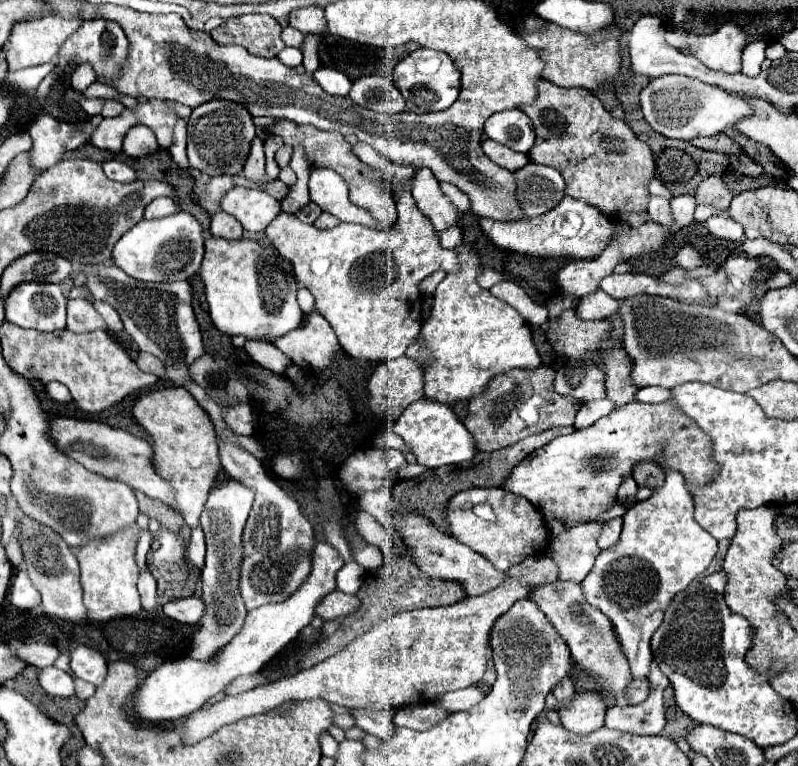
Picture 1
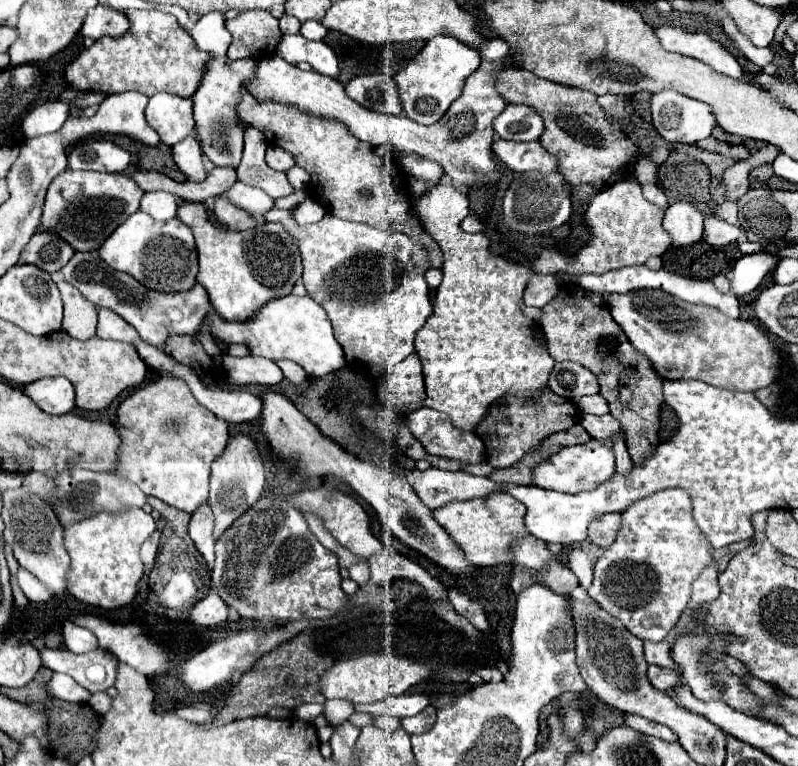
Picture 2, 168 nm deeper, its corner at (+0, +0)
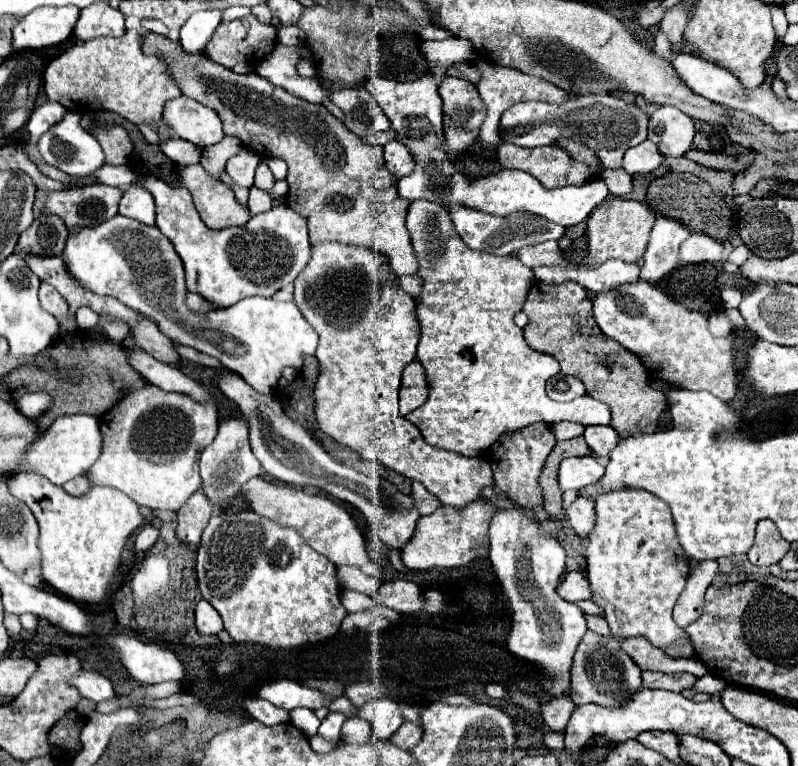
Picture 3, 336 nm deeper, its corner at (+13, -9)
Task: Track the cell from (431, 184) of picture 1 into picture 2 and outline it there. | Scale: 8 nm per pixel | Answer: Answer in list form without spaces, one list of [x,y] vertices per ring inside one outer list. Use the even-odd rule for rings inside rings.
[[[401,154],[399,162],[401,162],[401,166],[403,166],[411,176],[431,182],[429,190],[433,190],[435,184],[437,184],[437,182],[441,180],[441,176],[443,176],[441,164],[431,162],[431,160],[425,160],[425,158],[417,156],[417,154]]]

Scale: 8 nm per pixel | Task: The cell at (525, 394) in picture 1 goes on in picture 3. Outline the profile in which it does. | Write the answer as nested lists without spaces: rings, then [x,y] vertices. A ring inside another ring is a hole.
[[[532,423],[524,429],[518,429],[516,433],[504,433],[504,437],[498,437],[496,443],[482,453],[484,459],[492,465],[494,485],[500,491],[504,491],[508,497],[516,499],[516,503],[526,509],[540,507],[542,493],[538,489],[538,475],[554,443],[556,443],[556,435],[552,433],[548,423]]]

